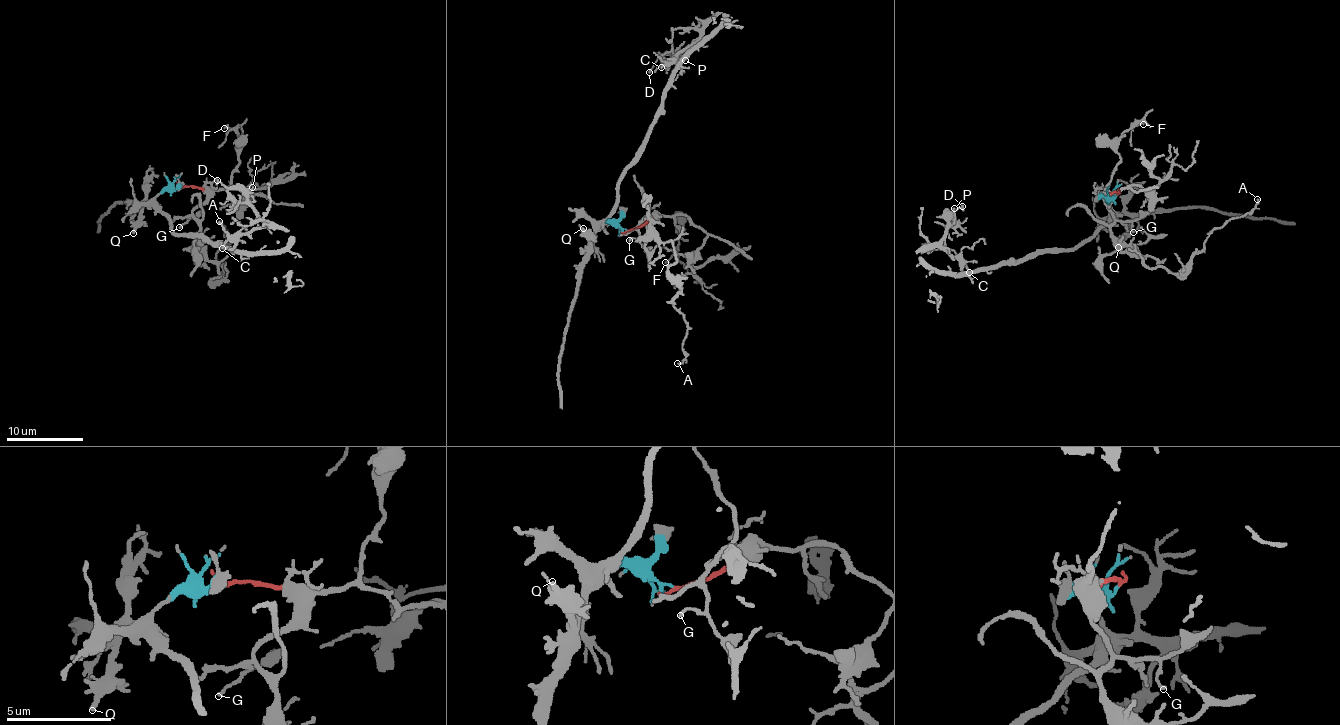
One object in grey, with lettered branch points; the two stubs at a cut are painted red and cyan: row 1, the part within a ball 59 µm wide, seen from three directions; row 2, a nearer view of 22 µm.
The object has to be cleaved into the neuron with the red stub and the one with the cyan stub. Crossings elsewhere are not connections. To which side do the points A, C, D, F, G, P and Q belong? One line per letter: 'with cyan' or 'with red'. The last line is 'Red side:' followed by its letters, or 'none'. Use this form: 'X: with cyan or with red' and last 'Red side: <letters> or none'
A: with red
C: with cyan
D: with cyan
F: with red
G: with red
P: with cyan
Q: with cyan
Red side: A, F, G

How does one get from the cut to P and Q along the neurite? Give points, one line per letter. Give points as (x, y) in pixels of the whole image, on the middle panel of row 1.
P: (626, 229), (600, 223), (670, 74), (721, 13), (682, 54), (684, 60)
Q: (626, 229), (605, 222), (591, 243), (582, 227)

